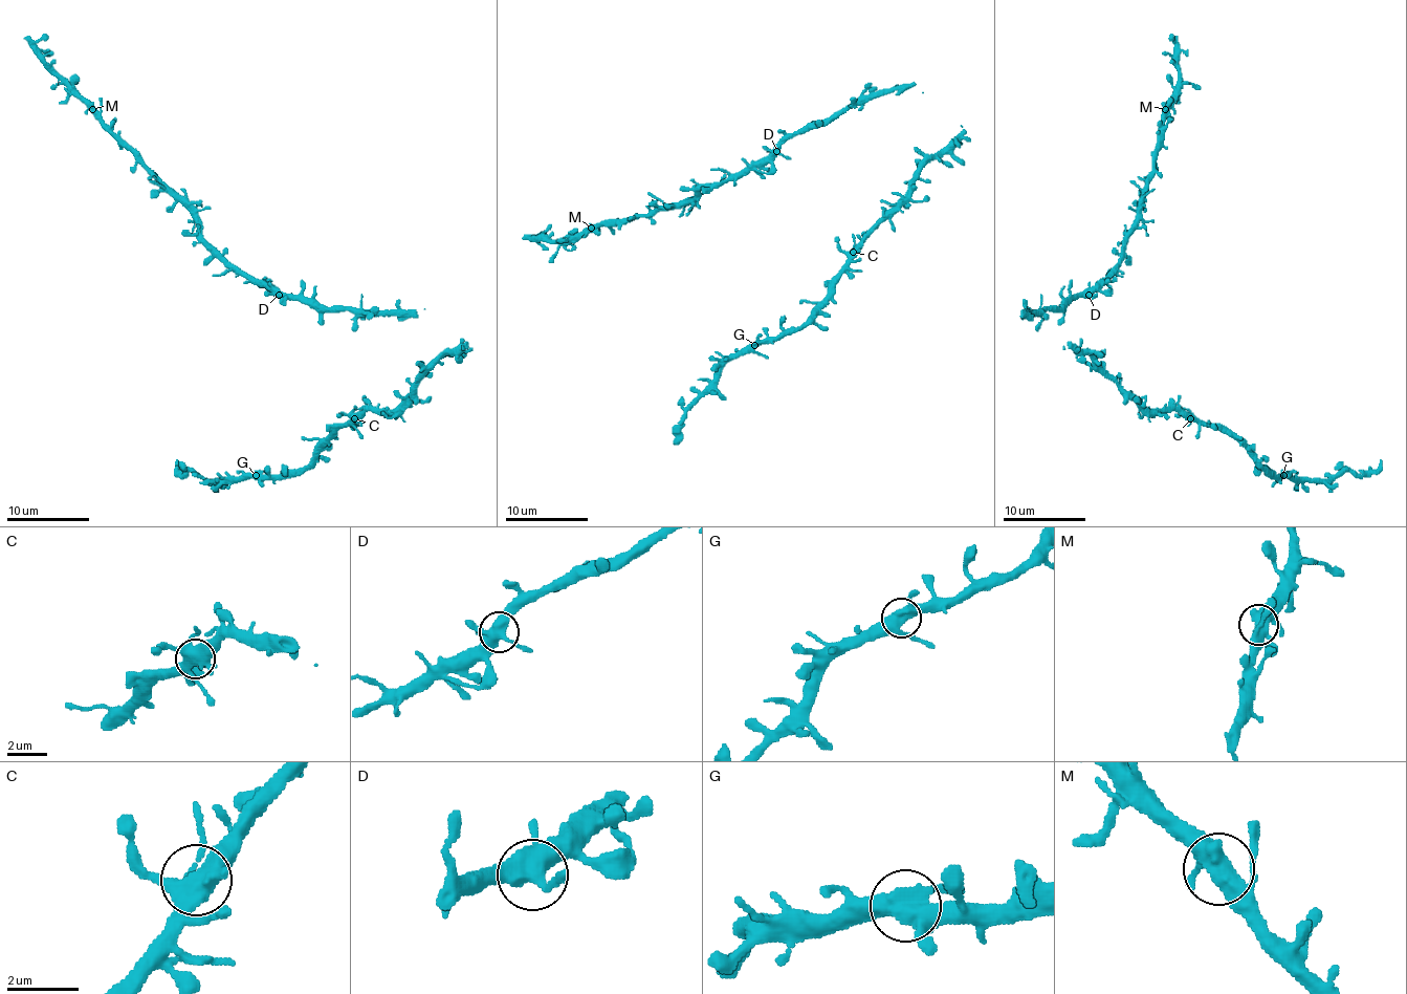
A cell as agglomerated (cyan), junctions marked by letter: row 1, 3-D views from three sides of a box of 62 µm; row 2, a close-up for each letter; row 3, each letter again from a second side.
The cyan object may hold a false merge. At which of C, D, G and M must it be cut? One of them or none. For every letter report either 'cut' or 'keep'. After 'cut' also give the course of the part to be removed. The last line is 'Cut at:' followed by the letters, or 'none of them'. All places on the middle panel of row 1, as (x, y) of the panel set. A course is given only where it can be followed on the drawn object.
C: keep
D: keep
G: keep
M: keep
Cut at: none of them

